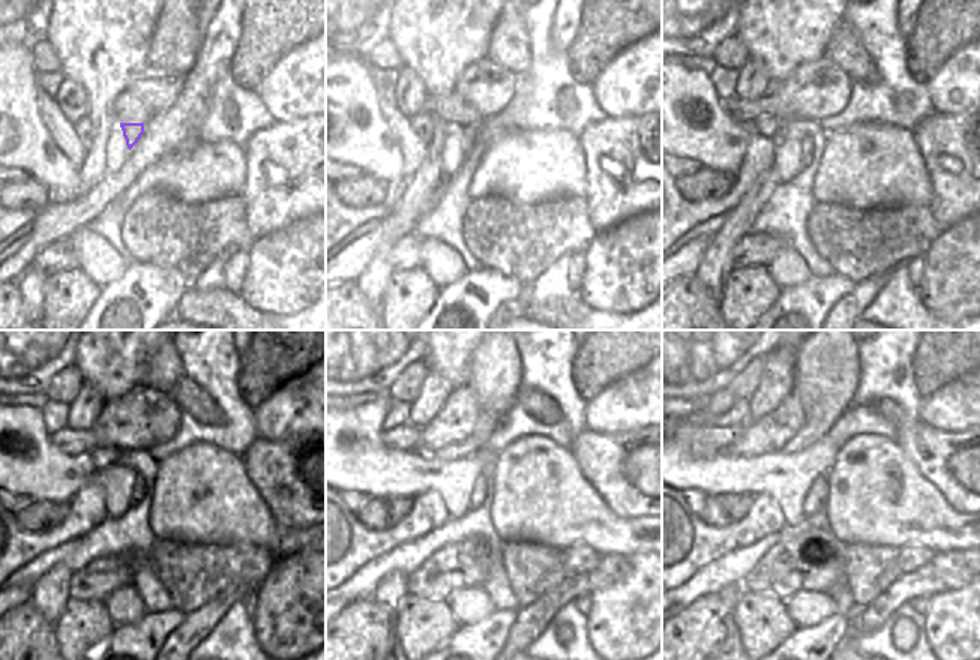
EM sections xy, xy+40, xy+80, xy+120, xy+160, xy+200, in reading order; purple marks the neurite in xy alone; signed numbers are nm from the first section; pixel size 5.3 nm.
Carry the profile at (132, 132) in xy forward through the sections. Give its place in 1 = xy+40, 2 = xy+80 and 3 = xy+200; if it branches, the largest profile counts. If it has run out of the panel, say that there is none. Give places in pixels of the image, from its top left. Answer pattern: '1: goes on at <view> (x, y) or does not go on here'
1: goes on at xy+40 (467, 134)
2: goes on at xy+80 (806, 144)
3: goes on at xy+200 (817, 497)

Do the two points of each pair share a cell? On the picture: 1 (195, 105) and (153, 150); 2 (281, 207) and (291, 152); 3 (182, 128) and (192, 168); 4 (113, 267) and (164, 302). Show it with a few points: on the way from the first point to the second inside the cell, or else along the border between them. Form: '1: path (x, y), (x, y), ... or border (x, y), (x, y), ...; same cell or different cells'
1: path (185, 116), (161, 140); same cell
2: path (281, 194), (282, 183), (291, 173), (291, 165); same cell
3: border (201, 141), (186, 152), (173, 152), (155, 162); different cells
4: border (126, 264), (125, 270), (102, 288); different cells

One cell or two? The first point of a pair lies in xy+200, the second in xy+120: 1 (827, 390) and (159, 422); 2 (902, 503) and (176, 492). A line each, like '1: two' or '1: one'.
1: two
2: one

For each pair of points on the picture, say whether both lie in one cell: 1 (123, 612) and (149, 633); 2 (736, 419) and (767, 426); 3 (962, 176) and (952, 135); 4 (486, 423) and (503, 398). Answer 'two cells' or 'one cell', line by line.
1: two cells
2: two cells
3: one cell
4: one cell

